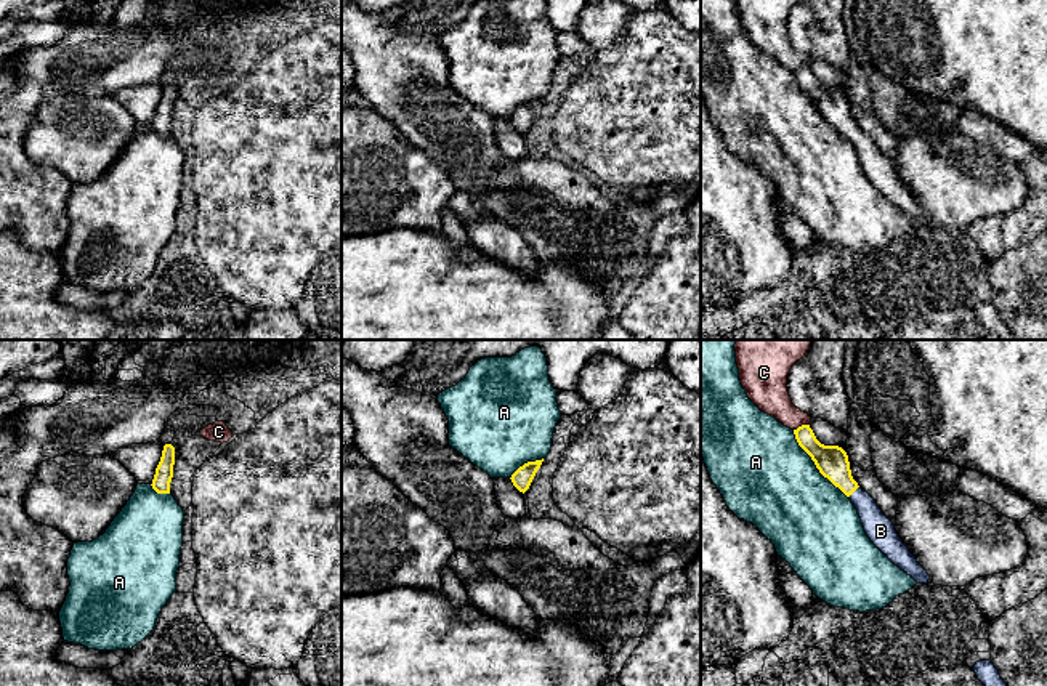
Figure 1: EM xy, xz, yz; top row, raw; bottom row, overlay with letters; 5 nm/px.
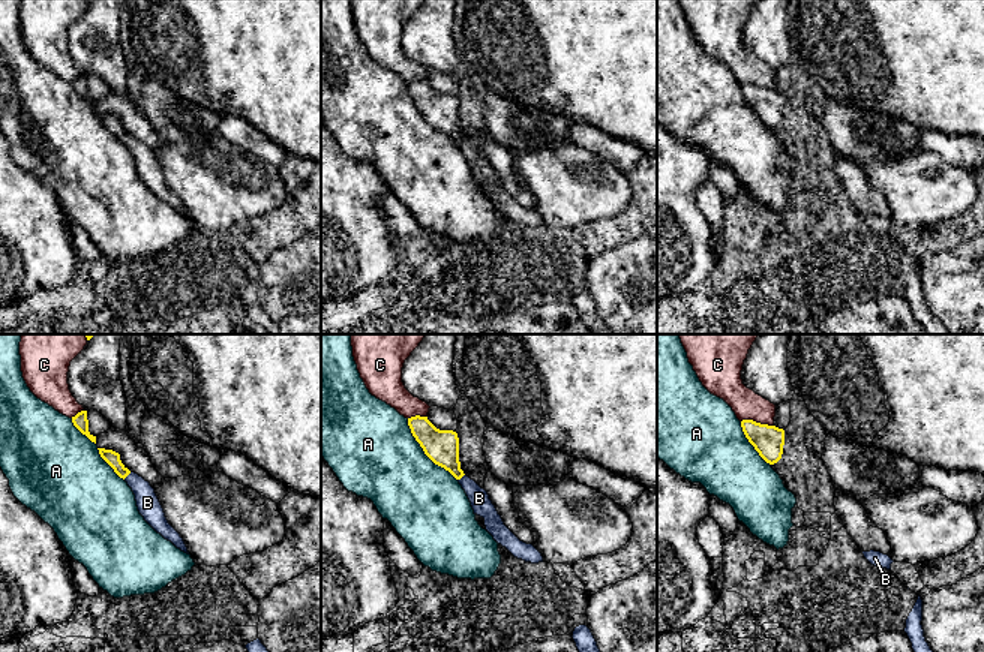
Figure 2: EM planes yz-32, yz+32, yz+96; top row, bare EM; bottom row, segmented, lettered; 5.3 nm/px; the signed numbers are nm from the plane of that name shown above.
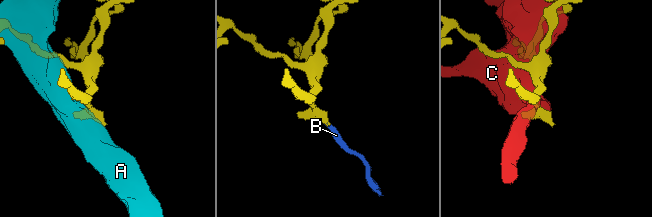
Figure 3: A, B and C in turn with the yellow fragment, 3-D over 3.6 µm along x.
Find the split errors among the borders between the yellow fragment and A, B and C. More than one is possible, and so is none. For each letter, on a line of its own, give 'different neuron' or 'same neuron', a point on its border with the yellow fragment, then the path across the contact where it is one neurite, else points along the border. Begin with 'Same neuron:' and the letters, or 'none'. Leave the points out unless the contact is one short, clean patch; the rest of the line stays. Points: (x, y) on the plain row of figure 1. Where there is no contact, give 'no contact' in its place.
Same neuron: B
A: different neuron; meets yellow in yz at (815, 104)
B: same neuron; meets yellow in yz at (853, 132); runs through yz (832, 103), (853, 132), (866, 146), (881, 172)
C: different neuron; meets yellow in yz at (802, 66)

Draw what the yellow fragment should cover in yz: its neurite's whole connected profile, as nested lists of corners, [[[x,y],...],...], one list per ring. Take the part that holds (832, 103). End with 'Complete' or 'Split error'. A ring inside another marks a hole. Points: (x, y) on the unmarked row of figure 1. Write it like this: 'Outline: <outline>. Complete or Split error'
Outline: [[[810,66],[798,67],[794,71],[794,75],[819,114],[851,141],[871,183],[917,224],[928,224],[930,216],[901,183],[893,163],[882,154],[875,141],[853,120],[847,93],[839,87],[821,85]]]. Split error

